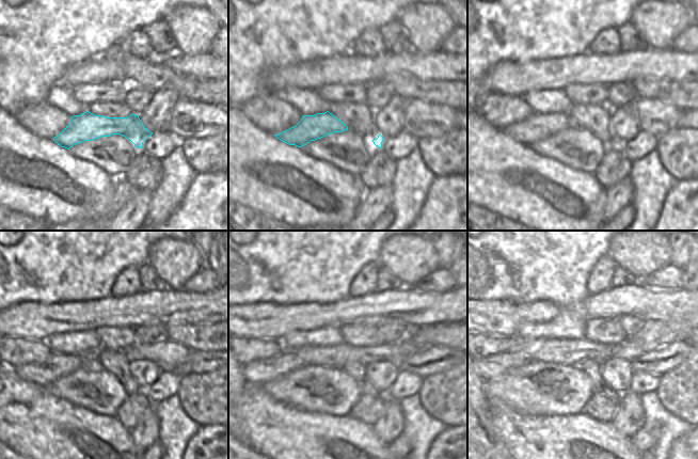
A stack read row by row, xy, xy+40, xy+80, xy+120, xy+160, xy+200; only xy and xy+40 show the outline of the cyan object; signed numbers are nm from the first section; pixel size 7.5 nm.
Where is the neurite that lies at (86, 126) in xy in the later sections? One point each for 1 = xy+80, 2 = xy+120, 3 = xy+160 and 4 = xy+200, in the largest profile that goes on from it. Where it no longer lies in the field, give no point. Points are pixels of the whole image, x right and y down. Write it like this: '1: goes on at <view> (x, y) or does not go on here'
1: goes on at xy+80 (537, 127)
2: goes on at xy+120 (58, 365)
3: goes on at xy+160 (264, 370)
4: goes on at xy+200 (489, 367)

